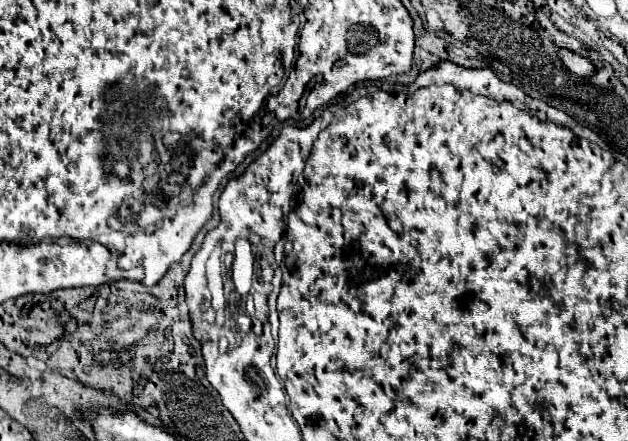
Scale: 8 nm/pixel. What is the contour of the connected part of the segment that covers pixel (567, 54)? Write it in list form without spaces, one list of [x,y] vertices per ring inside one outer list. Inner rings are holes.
[[[560,49],[560,51],[558,51],[558,57],[560,57],[560,61],[562,61],[572,73],[576,73],[576,75],[580,75],[580,77],[592,75],[592,63],[588,63],[584,57],[580,57],[580,55],[576,55],[576,53],[568,51],[568,49]]]

